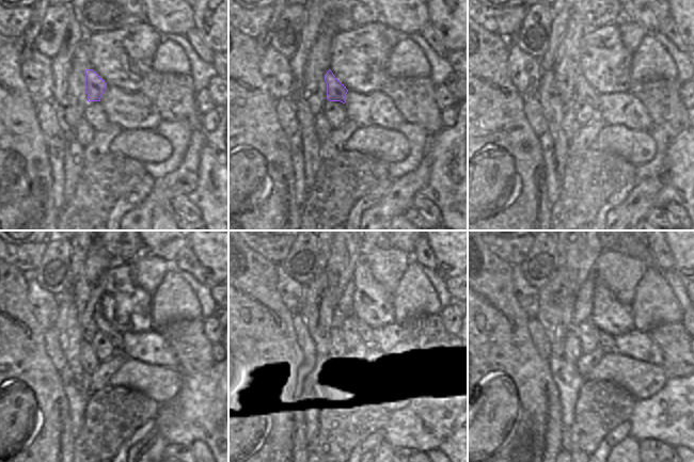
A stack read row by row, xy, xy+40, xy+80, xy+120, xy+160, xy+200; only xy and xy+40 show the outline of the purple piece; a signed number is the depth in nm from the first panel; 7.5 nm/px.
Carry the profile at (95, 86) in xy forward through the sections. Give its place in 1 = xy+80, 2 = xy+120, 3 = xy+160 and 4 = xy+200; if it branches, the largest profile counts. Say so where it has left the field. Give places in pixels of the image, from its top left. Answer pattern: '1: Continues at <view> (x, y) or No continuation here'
1: Continues at xy+80 (582, 89)
2: Continues at xy+120 (114, 336)
3: Continues at xy+160 (363, 334)
4: Continues at xy+200 (605, 341).

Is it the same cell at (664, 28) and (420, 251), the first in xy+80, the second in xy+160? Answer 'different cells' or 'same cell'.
same cell

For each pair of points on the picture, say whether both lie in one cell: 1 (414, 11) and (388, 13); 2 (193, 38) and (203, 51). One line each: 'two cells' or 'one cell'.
1: one cell
2: one cell

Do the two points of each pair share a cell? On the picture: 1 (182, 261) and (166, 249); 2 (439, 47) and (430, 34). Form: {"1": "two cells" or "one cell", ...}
{"1": "two cells", "2": "one cell"}

